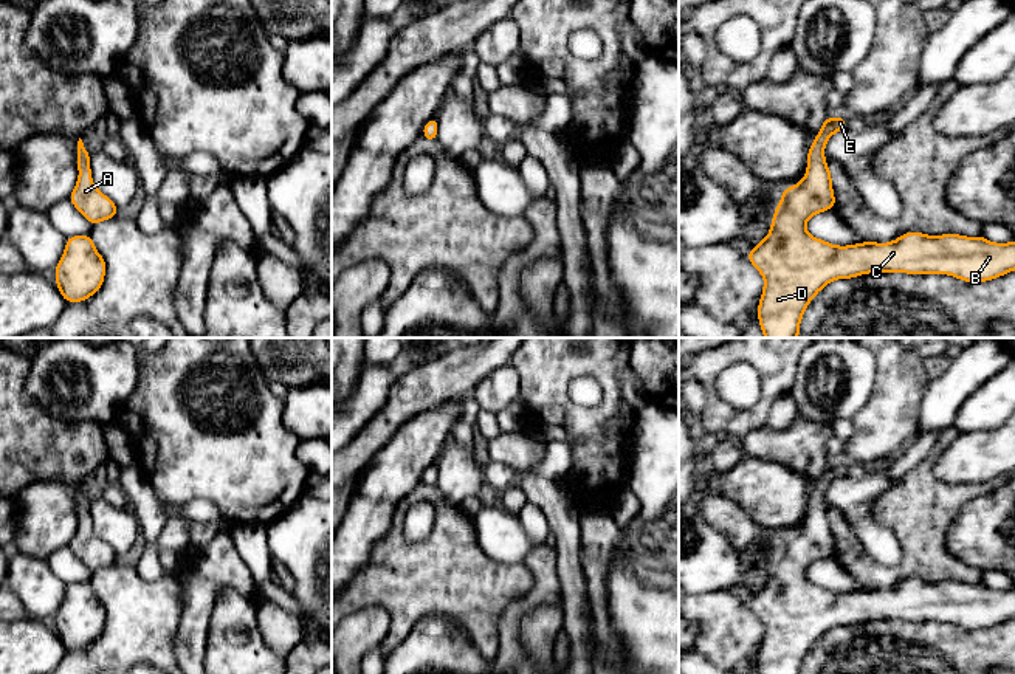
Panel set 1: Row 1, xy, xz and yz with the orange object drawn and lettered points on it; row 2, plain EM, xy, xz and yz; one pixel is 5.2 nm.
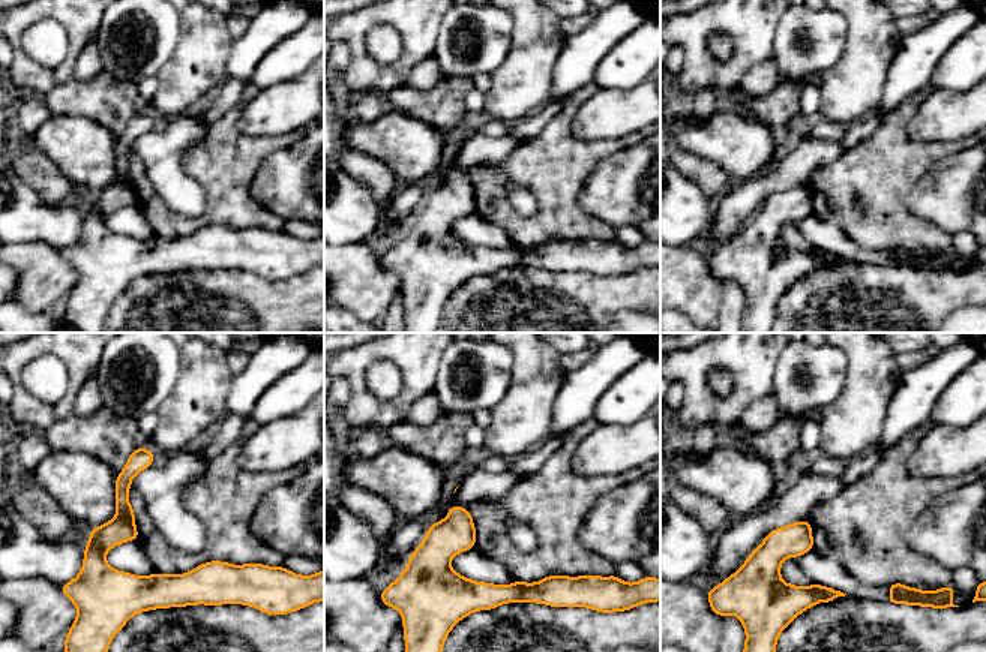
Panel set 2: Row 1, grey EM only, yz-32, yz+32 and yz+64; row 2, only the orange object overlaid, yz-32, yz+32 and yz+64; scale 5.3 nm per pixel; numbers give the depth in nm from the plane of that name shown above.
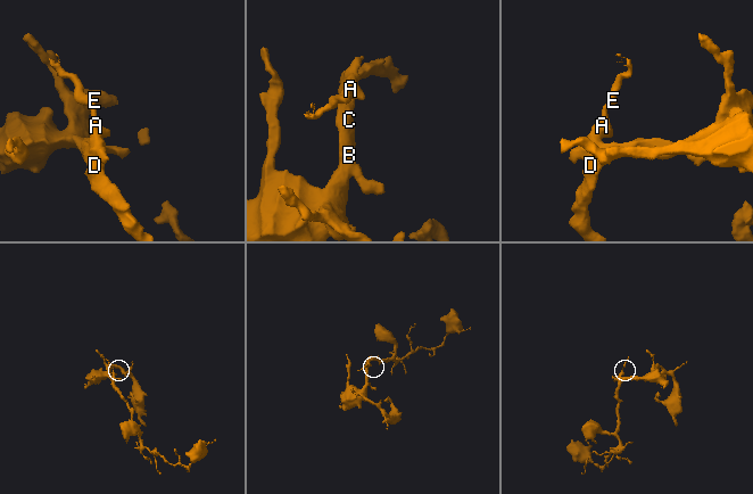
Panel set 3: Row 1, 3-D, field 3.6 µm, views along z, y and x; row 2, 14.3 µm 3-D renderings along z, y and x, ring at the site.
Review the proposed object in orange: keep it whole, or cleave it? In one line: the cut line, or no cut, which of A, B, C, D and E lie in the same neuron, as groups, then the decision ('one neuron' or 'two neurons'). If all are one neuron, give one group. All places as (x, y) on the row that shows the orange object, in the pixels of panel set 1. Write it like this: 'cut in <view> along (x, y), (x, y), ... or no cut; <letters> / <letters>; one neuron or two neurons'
no cut; A B C D E; one neuron

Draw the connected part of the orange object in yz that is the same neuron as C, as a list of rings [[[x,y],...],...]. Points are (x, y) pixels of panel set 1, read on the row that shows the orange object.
[[[843,116],[824,119],[807,152],[804,178],[795,186],[783,189],[781,201],[773,212],[770,232],[747,254],[750,263],[764,277],[764,290],[758,304],[758,319],[764,338],[798,338],[806,307],[821,288],[837,279],[899,271],[916,276],[948,274],[964,282],[987,282],[1015,270],[1015,240],[1010,243],[993,243],[982,236],[925,236],[911,231],[888,243],[862,242],[837,246],[812,237],[806,229],[806,222],[815,214],[835,208],[824,146],[835,132],[846,129],[846,122]]]

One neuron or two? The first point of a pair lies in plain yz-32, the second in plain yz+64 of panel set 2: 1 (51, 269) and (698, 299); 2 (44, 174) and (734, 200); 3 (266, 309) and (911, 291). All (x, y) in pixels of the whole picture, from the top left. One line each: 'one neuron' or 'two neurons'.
1: one neuron
2: two neurons
3: one neuron

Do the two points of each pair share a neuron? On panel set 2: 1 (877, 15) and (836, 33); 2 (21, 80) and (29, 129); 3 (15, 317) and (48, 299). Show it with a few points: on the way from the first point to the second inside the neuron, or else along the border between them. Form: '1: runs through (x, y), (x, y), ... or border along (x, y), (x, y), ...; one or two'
1: border along (844, 15), (847, 21), (845, 48), (836, 62); two
2: border along (41, 95), (23, 93), (15, 98); two
3: border along (15, 302), (27, 311), (60, 315); two

